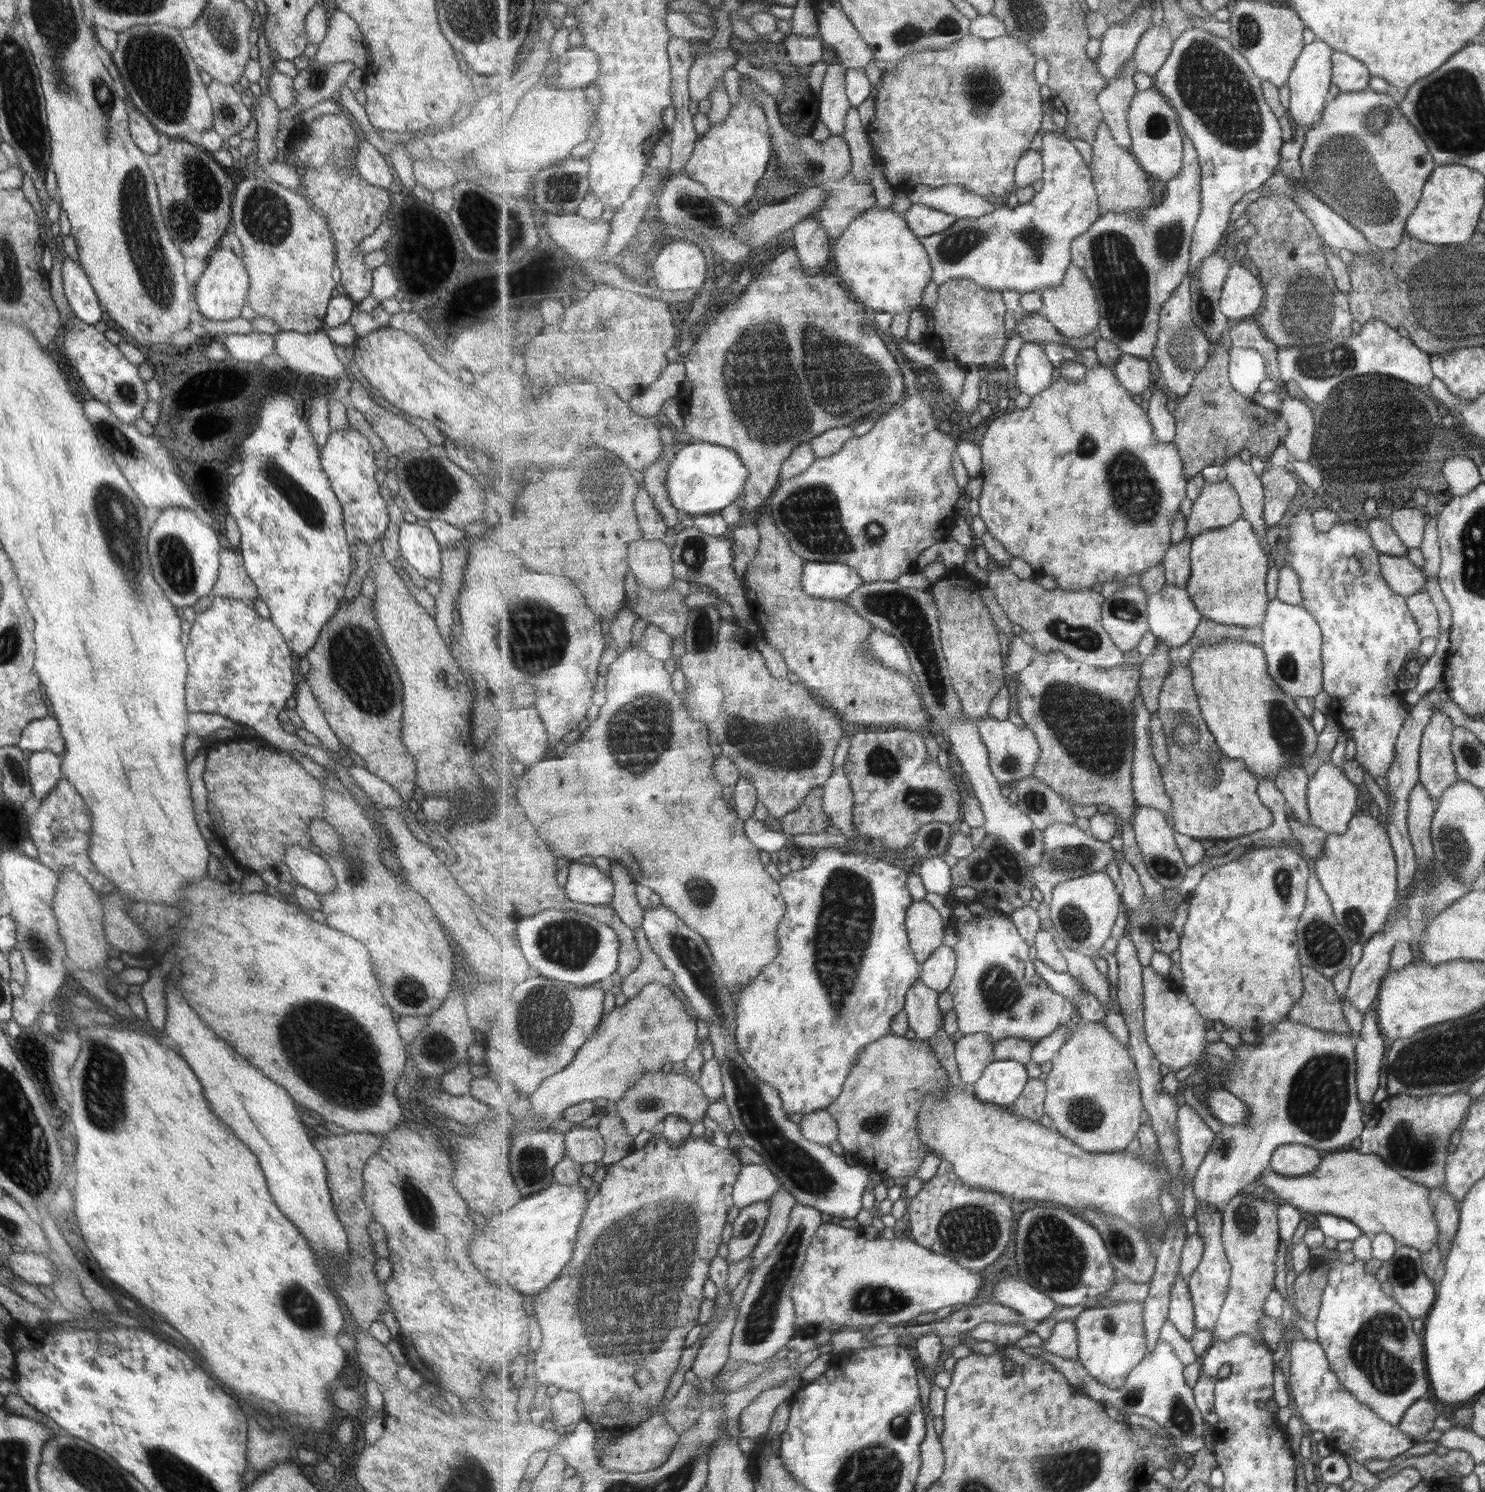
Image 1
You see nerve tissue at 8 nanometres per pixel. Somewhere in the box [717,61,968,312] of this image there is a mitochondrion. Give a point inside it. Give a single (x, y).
(811, 167)

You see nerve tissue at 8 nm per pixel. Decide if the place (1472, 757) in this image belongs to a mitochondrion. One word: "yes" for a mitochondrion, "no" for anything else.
yes

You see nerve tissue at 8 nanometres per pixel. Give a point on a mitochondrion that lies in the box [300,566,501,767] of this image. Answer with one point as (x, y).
(353, 657)

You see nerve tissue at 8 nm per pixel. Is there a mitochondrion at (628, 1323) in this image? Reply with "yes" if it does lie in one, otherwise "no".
yes

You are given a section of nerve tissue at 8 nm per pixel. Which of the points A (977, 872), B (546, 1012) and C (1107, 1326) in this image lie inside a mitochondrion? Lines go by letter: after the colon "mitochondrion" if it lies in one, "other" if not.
A: other
B: mitochondrion
C: mitochondrion

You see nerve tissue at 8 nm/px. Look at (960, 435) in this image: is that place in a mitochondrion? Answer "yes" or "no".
no

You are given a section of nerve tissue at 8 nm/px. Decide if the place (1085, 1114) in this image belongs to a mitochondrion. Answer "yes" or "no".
yes

